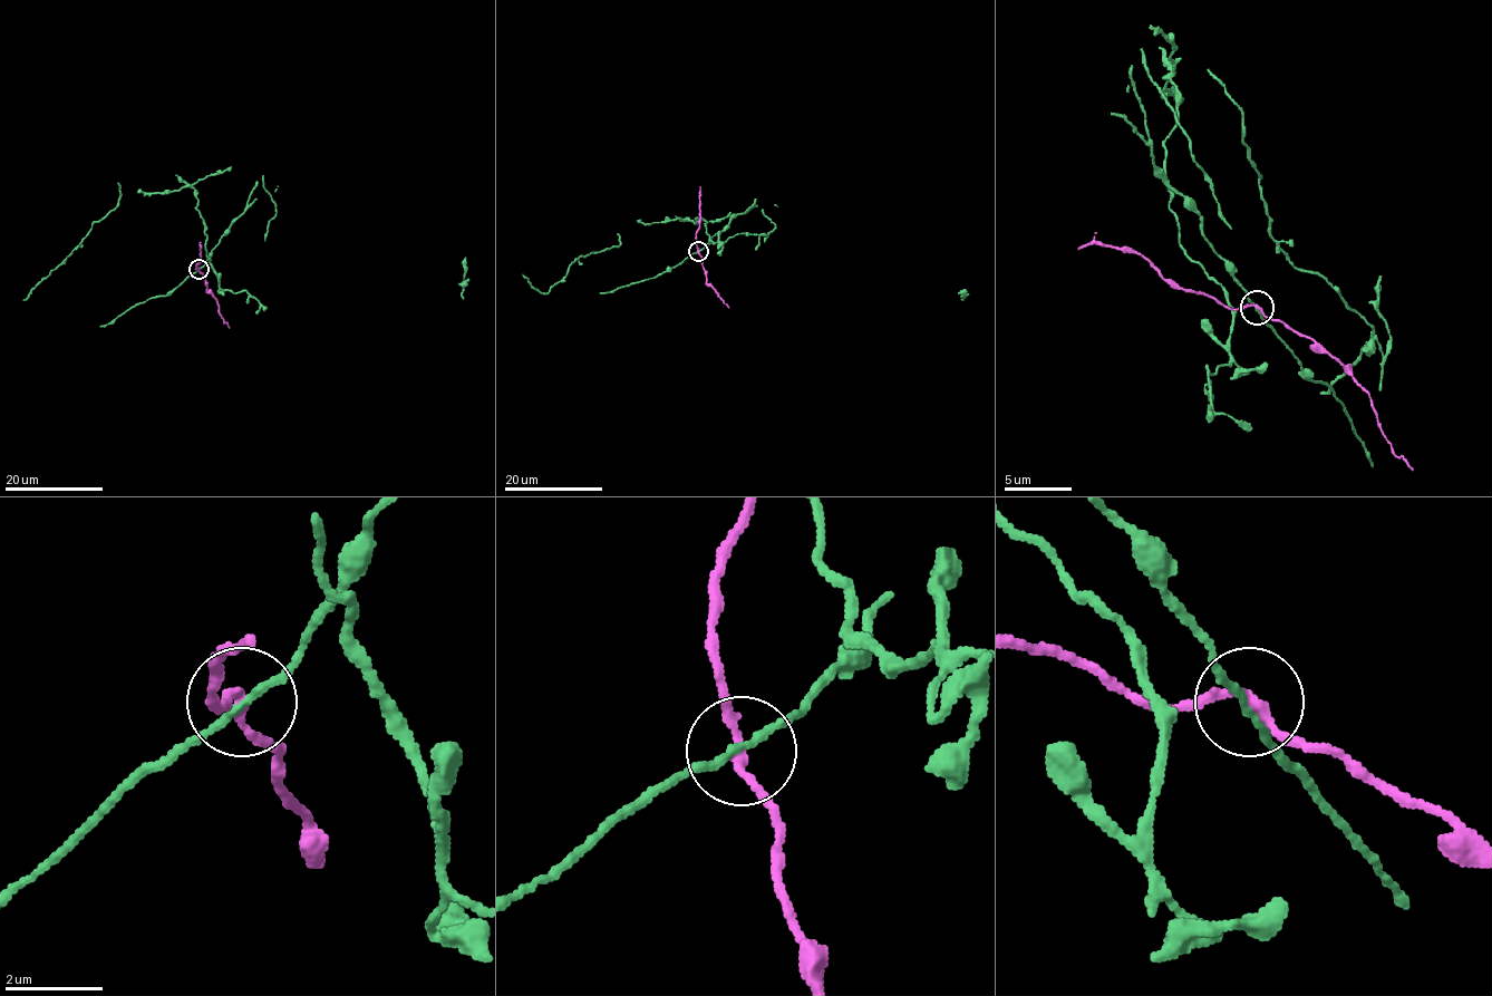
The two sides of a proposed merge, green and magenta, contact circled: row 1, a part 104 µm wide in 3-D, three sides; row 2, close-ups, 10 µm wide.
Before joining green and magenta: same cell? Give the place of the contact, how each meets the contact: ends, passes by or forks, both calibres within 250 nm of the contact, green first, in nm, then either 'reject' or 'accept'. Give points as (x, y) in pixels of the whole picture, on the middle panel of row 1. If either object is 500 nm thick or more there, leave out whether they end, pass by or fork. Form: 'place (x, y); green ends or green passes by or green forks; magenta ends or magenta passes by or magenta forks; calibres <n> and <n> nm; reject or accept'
place (698, 251); green passes by; magenta passes by; calibres 150 and 190 nm; reject

